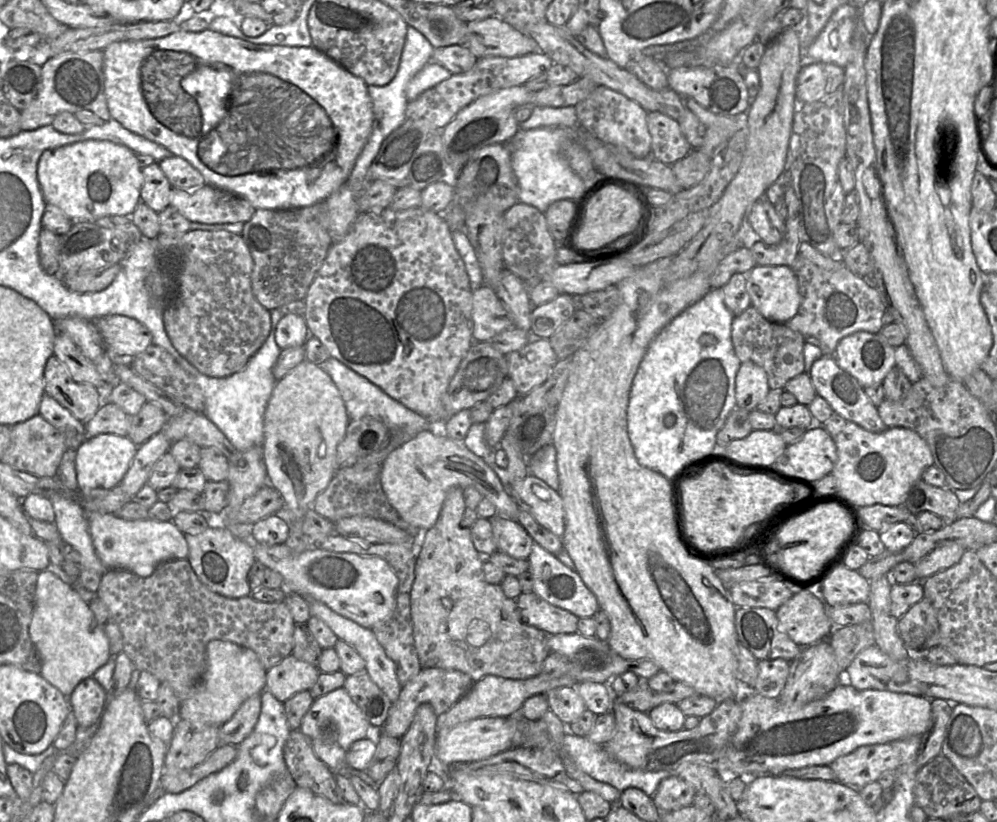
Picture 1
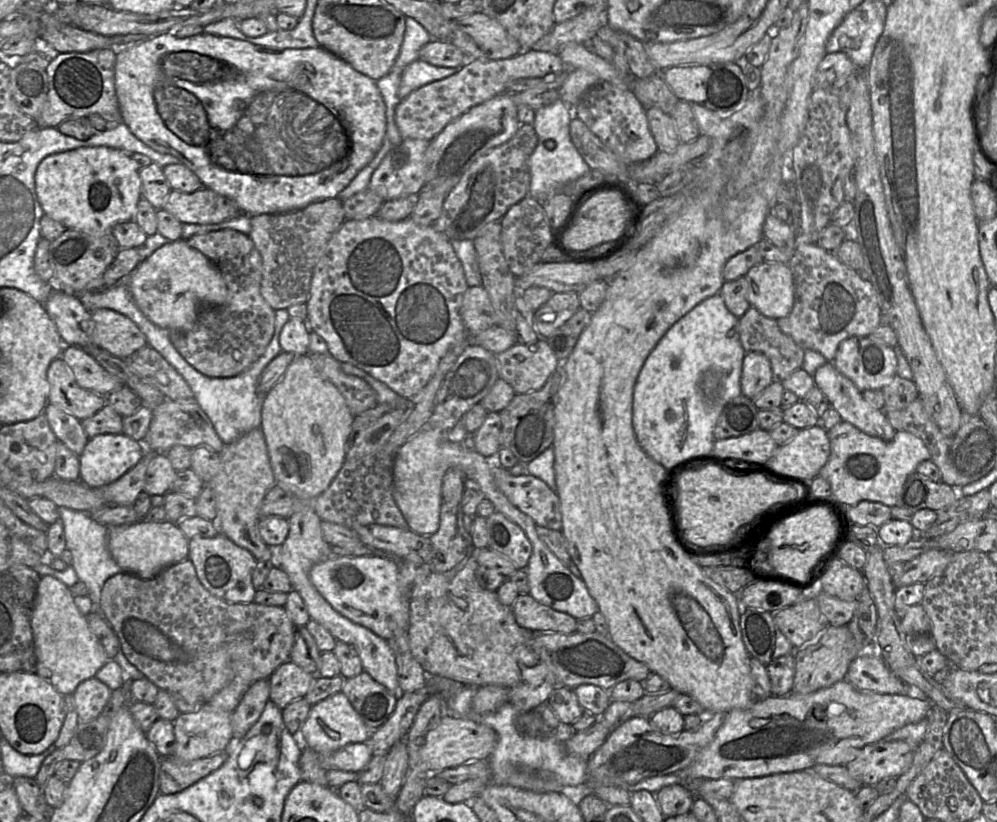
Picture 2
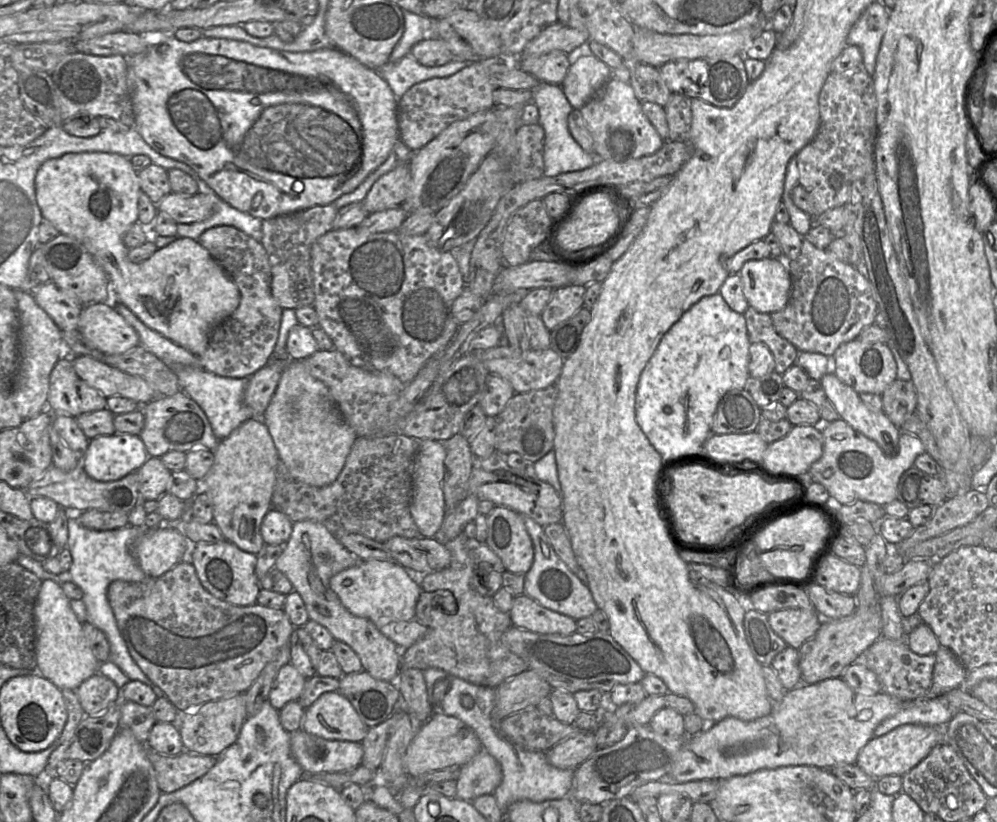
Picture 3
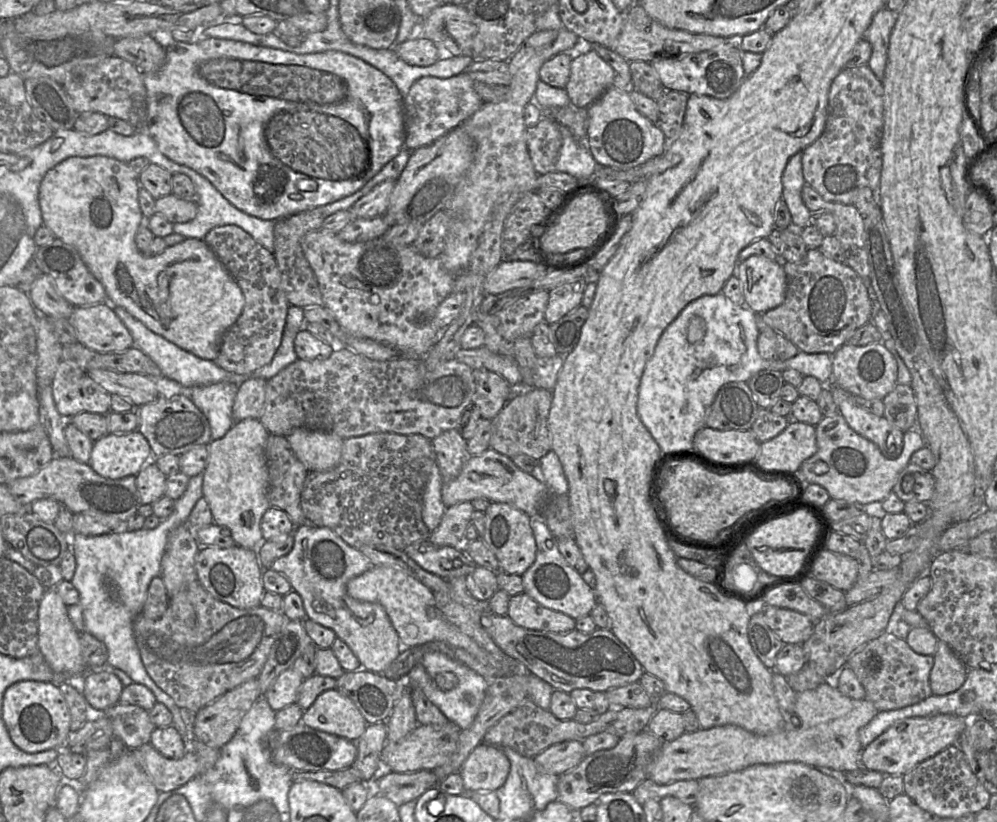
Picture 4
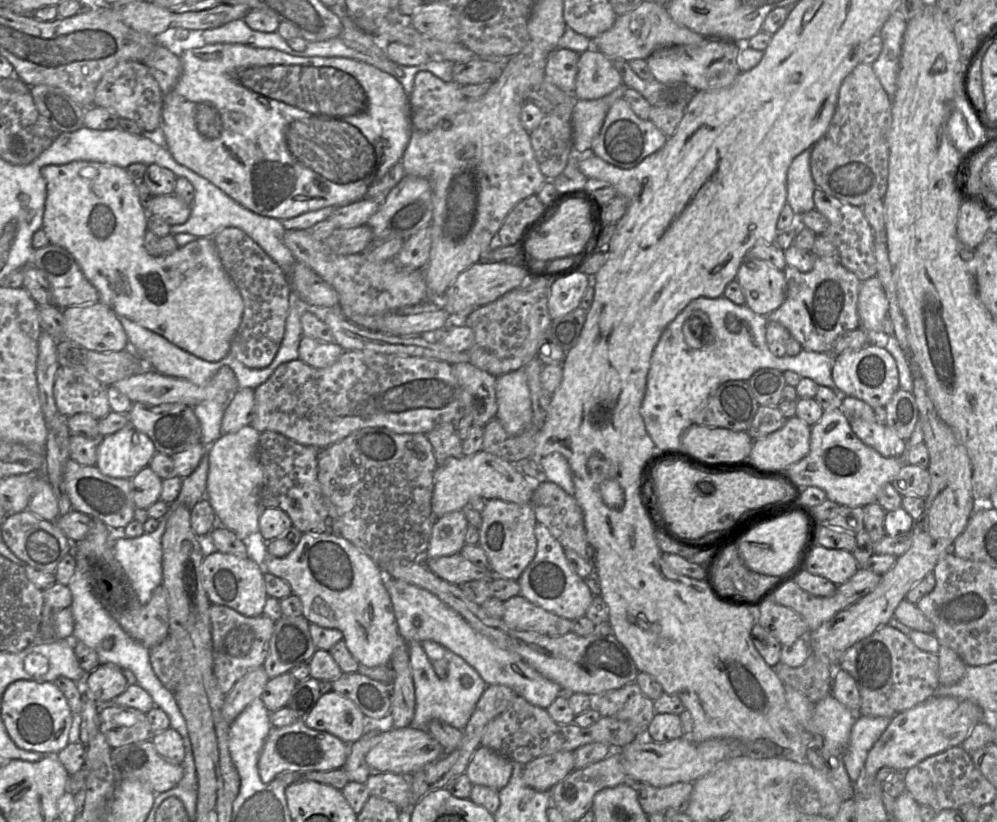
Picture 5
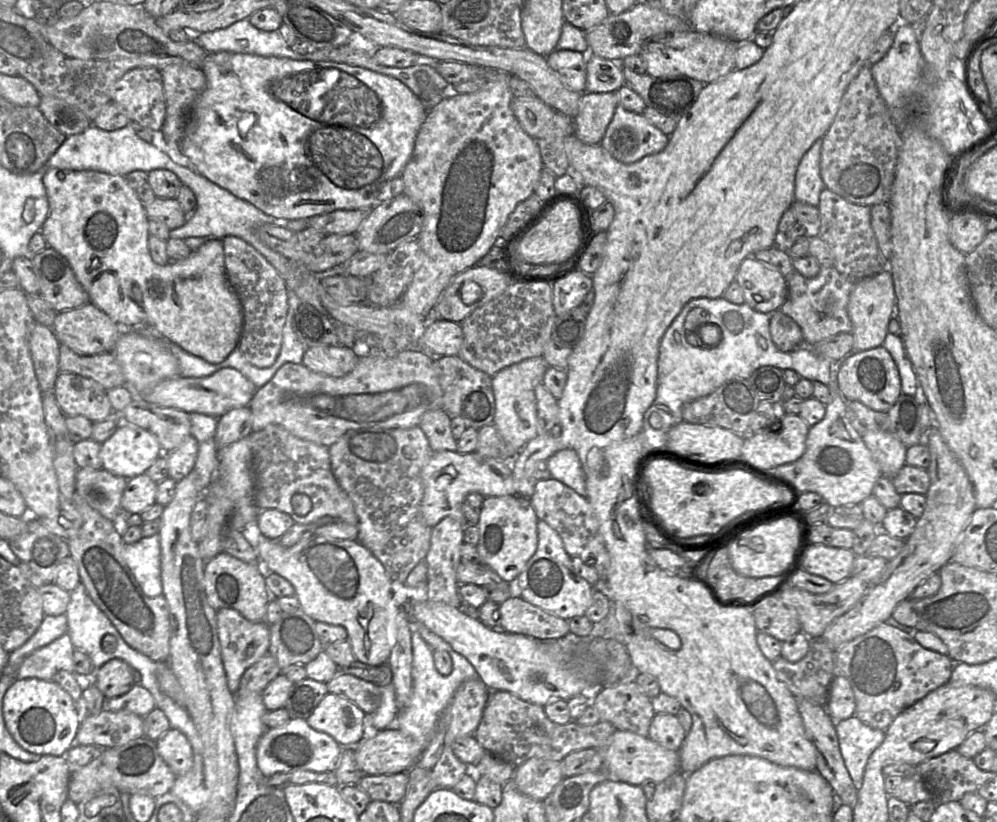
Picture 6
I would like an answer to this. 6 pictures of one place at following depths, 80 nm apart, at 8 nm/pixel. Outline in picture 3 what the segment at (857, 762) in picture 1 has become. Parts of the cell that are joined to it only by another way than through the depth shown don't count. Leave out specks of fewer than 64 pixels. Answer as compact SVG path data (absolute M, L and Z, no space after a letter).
M903 724L896 727L885 735L873 737L859 751L855 765L873 779L880 779L883 776L903 776L938 744L944 741L944 726L928 726L922 724Z

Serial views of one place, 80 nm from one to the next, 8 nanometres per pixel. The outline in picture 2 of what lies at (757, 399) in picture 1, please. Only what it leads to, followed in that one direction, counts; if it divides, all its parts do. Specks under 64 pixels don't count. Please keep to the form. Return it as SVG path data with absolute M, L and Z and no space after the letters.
M747 352L742 363L740 377L741 394L755 399L772 383L772 369L769 359L761 352Z

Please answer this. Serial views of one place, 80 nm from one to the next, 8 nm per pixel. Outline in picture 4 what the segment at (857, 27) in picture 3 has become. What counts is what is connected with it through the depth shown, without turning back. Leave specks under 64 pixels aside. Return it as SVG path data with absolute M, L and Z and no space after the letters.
M887 7L880 9L864 33L863 39L869 41L872 46L868 66L879 80L885 75L890 36L897 21L897 14Z

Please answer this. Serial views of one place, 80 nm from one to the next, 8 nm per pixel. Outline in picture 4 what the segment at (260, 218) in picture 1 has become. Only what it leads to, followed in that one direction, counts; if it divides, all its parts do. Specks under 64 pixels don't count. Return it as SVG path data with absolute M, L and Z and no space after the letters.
M316 207L275 221L274 248L272 254L280 271L281 284L285 296L288 303L292 306L301 308L314 305L323 306L318 281L303 253L302 239L307 233L319 230L325 218L321 209Z

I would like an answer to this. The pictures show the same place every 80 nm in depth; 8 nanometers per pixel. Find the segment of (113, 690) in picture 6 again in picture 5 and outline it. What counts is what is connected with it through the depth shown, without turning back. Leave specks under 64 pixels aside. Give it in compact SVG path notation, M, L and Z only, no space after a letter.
M114 664L98 666L86 675L83 685L99 705L113 702L128 687L122 669Z

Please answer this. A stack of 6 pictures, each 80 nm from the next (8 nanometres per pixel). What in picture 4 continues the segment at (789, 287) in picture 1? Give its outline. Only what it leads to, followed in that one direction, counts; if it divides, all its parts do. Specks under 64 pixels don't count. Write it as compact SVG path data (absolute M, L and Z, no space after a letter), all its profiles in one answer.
M752 255L738 263L736 276L742 284L745 306L756 314L763 314L784 302L787 278L781 259Z

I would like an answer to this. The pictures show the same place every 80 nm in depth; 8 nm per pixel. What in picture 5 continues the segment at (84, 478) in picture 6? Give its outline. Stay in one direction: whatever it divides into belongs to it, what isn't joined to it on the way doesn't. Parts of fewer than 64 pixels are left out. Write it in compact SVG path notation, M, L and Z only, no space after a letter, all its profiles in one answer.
M69 459L64 468L64 489L73 510L97 518L114 531L122 531L134 519L134 504L131 480L104 475L96 466L85 466Z

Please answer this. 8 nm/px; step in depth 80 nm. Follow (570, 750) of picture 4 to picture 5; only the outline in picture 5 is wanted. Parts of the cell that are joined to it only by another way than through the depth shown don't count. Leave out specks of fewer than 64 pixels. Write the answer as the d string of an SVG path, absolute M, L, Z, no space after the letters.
M572 751L537 757L523 766L525 783L538 791L548 792L575 770Z

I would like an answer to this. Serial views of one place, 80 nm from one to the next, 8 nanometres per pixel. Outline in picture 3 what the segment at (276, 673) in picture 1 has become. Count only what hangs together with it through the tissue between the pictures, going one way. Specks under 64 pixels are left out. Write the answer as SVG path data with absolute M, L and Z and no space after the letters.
M291 663L284 665L275 677L268 701L281 710L289 702L300 698L306 681L307 678Z

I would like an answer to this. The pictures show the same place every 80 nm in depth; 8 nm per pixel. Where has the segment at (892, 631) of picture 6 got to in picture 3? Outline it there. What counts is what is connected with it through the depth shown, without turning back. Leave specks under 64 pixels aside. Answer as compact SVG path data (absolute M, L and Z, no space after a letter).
M881 636L866 650L862 660L877 675L881 692L901 701L922 699L931 688L935 654L918 655L910 650L906 641L895 641Z

